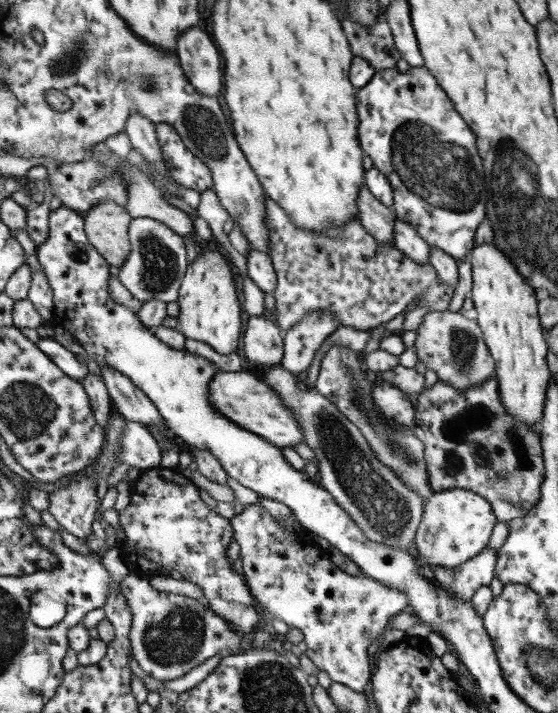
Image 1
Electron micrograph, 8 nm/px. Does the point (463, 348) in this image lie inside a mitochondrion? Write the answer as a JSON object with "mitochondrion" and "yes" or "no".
{"mitochondrion":"yes"}

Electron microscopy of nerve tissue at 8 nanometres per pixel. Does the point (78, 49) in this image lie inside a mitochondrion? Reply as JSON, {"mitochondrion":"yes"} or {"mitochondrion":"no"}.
{"mitochondrion":"yes"}

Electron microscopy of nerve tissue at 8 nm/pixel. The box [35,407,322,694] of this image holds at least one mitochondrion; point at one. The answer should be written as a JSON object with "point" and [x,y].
{"point":[175,636]}

